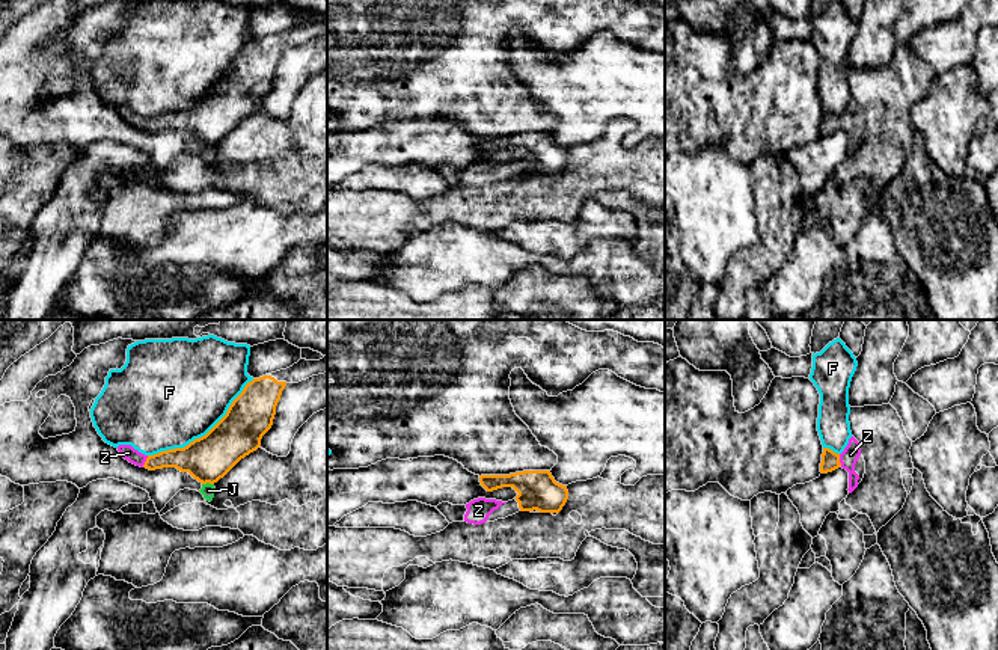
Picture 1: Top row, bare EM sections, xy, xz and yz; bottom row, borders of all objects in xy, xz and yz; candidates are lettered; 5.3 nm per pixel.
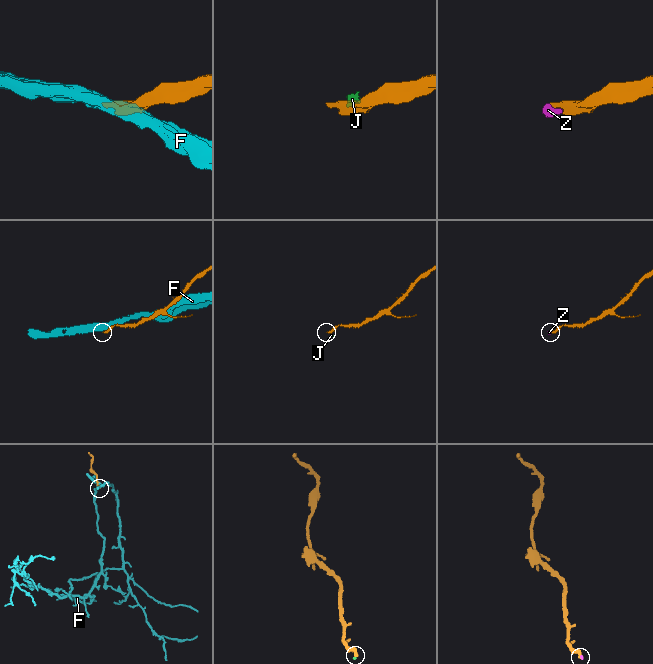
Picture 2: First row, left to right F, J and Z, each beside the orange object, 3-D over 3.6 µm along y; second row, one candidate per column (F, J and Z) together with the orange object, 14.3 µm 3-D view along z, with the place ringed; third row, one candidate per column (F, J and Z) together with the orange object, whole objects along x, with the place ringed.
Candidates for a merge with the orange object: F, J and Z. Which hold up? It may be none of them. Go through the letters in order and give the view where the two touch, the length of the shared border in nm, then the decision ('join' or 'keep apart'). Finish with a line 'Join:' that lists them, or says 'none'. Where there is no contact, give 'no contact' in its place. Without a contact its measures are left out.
F: xy | 700 nm | keep apart
J: xy | 60 nm | keep apart
Z: xy | 70 nm | join
Join: Z

